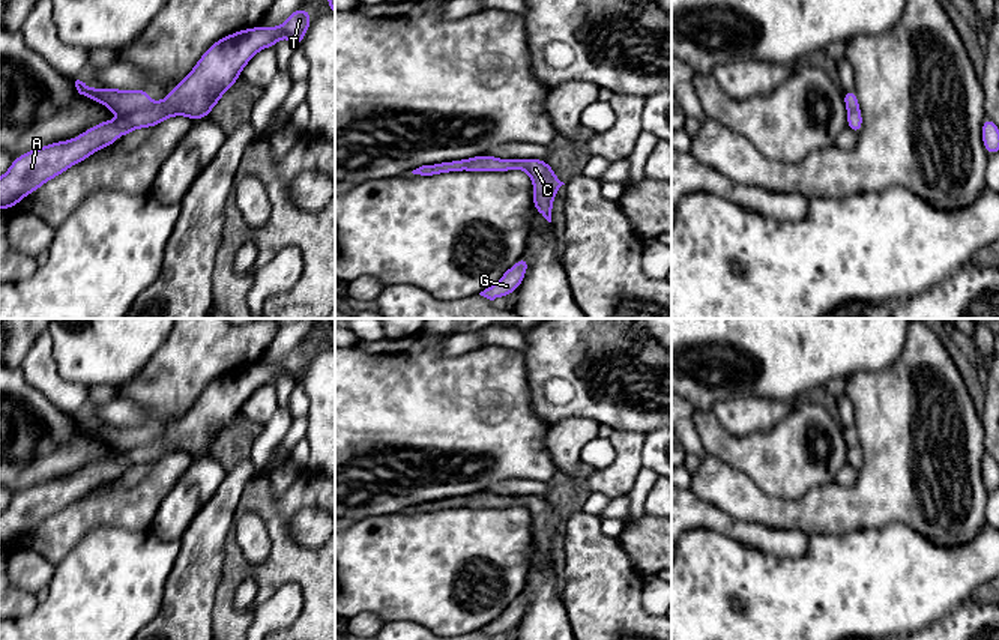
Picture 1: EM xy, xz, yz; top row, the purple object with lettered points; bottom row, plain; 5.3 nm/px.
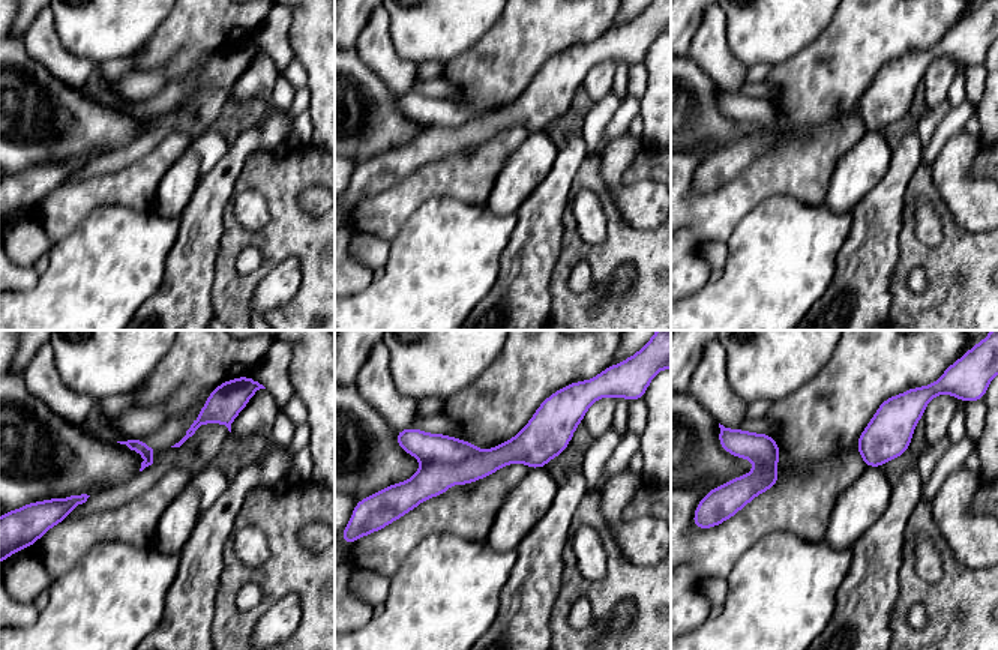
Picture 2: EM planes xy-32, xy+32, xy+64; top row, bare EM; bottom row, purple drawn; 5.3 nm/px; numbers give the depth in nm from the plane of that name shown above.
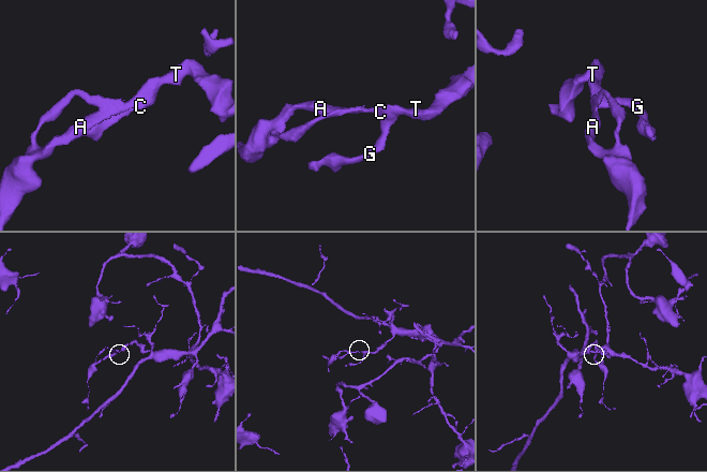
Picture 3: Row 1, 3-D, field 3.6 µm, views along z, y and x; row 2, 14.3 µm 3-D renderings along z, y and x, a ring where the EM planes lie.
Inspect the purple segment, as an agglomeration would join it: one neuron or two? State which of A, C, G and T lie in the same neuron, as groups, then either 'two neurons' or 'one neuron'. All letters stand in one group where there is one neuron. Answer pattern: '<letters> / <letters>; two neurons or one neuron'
A C G T; one neuron

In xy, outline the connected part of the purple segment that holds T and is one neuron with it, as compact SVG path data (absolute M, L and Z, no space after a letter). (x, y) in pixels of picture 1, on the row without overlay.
M302 343L279 364L245 365L219 376L159 439L147 433L147 424L141 427L92 425L77 416L75 424L80 431L101 439L122 454L116 458L104 457L69 478L51 479L15 494L0 514L0 545L12 545L53 514L87 496L96 487L113 482L116 473L156 463L173 452L188 452L194 458L207 454L260 386L275 385L281 374L290 376L299 385L311 355Z

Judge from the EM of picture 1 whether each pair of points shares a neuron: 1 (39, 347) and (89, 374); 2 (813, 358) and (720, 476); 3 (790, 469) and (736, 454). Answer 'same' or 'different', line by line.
1: different
2: different
3: same

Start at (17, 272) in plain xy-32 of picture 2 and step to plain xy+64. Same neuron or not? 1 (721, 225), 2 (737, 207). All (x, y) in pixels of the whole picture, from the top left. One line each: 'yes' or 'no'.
1: yes
2: yes

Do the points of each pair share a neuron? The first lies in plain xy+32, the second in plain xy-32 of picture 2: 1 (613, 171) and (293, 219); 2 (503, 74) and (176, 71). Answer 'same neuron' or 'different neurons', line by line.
1: different neurons
2: same neuron

